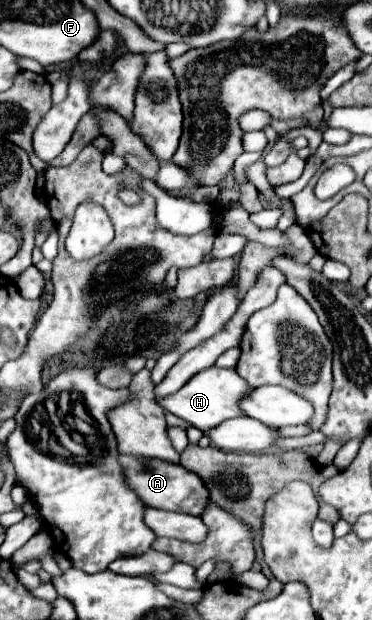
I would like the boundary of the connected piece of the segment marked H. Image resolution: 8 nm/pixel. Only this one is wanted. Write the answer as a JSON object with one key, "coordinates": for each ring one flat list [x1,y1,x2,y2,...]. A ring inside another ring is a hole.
{"coordinates":[[210,366,208,370,202,370,198,374,194,374,178,392,166,396,166,398,158,398,158,404,166,410,176,414,178,418,186,420,188,424,196,426,198,430,206,432,212,426,218,426,220,422,228,420,228,418,236,418,240,416,240,408,238,408,238,400,246,396,250,388,246,386,244,380,240,380,240,376,236,374,236,370,228,370,228,368,218,368,218,366]]}

